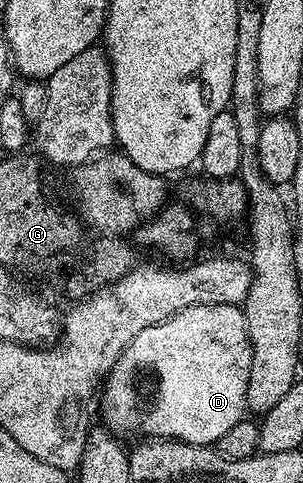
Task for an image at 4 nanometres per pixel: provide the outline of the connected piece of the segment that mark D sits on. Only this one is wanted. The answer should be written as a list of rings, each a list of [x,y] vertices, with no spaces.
[[[211,304],[210,306],[192,306],[186,310],[181,310],[175,317],[169,318],[166,322],[161,322],[157,326],[151,328],[143,328],[143,332],[139,332],[139,336],[135,336],[135,340],[127,347],[125,351],[119,356],[119,360],[115,360],[115,364],[110,368],[107,377],[103,382],[103,390],[105,386],[105,422],[104,425],[108,427],[114,435],[122,436],[121,434],[141,434],[137,436],[144,436],[146,439],[152,440],[155,438],[168,438],[175,442],[186,442],[187,444],[195,444],[196,446],[213,446],[223,436],[223,432],[228,432],[231,428],[235,428],[235,424],[239,424],[247,414],[247,407],[245,401],[247,400],[247,382],[249,380],[249,369],[251,368],[251,356],[253,355],[253,345],[249,342],[247,336],[247,320],[245,319],[245,311],[241,306],[228,306],[227,304]]]

